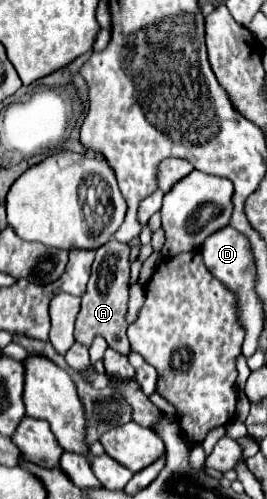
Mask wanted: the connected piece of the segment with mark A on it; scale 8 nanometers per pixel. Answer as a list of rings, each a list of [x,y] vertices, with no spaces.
[[[109,240],[107,244],[103,244],[103,248],[97,248],[97,256],[93,262],[93,270],[91,270],[91,278],[87,284],[87,290],[83,294],[83,302],[81,302],[81,310],[77,314],[75,320],[75,340],[83,346],[91,346],[95,336],[103,336],[109,344],[109,348],[117,350],[123,356],[129,356],[131,346],[127,340],[127,300],[129,300],[129,246],[121,244],[117,240]]]

